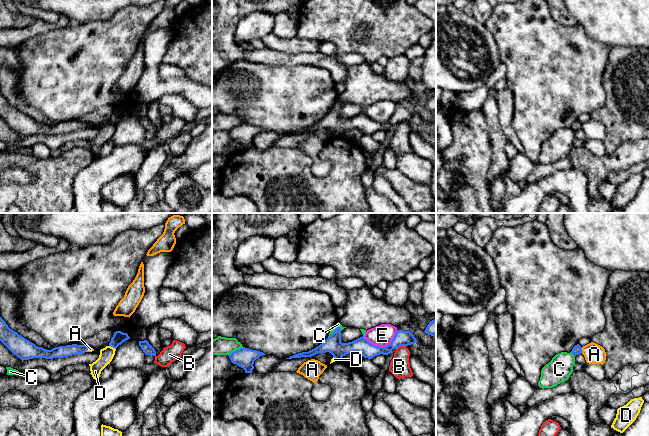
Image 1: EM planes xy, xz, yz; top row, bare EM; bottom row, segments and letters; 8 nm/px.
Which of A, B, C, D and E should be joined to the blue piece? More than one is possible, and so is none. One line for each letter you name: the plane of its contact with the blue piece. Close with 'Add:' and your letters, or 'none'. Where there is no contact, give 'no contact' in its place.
Add: none

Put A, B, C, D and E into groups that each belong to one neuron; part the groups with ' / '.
A / B / C / D / E

